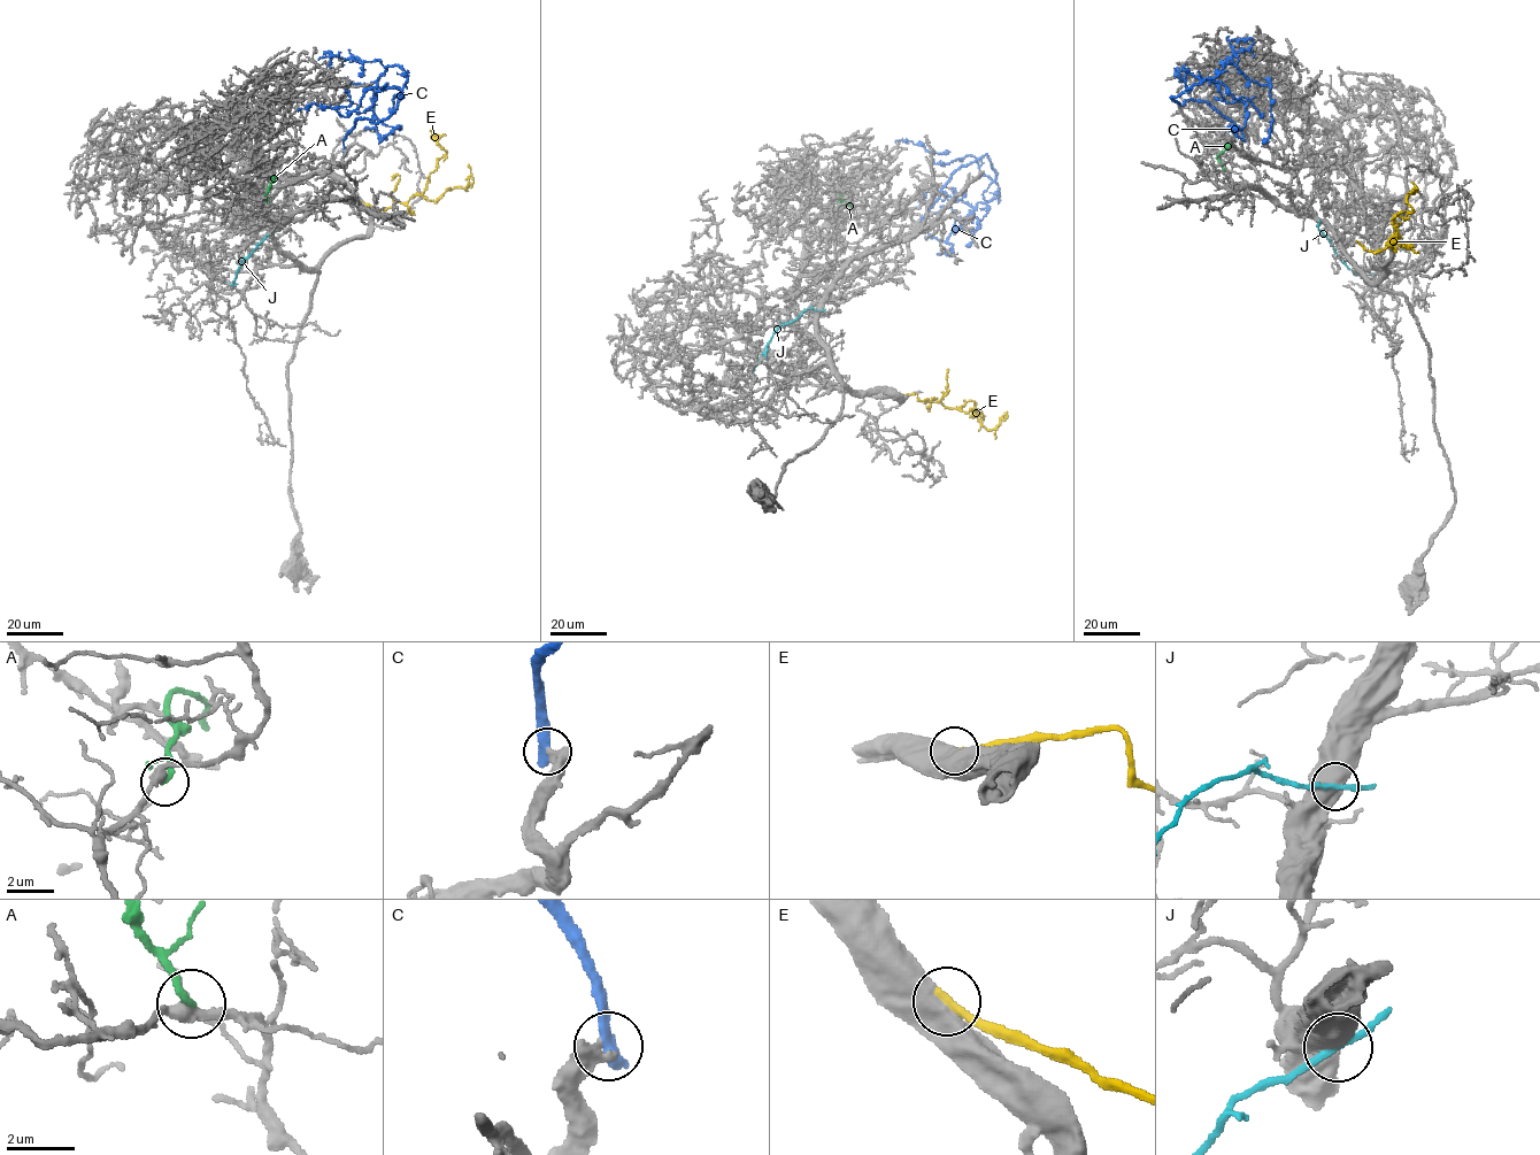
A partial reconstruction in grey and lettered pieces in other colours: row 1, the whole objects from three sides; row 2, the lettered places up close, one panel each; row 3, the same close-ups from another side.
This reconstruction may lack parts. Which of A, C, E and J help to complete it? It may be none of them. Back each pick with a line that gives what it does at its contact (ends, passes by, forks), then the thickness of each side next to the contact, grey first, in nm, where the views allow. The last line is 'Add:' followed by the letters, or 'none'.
E: It ends there. Thickness 800 nm (grey) against 280 nm
Add: E

